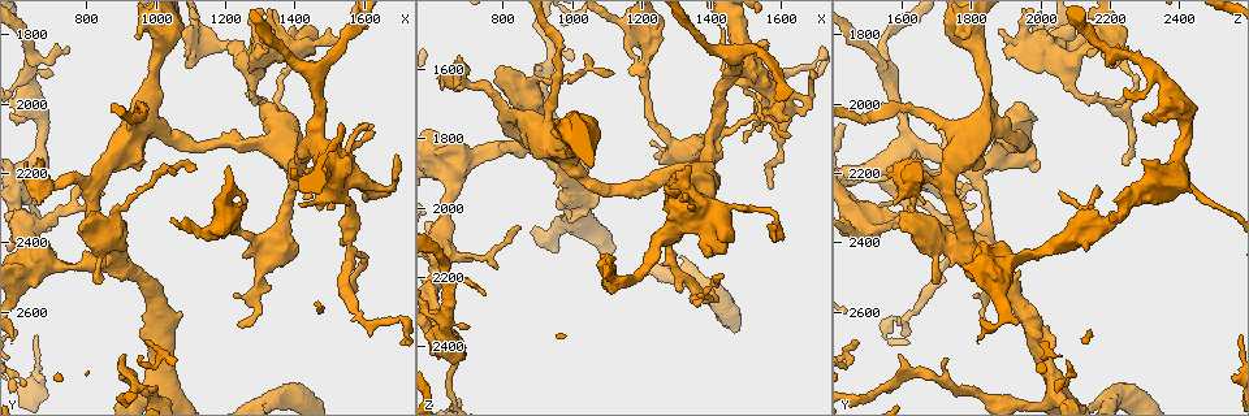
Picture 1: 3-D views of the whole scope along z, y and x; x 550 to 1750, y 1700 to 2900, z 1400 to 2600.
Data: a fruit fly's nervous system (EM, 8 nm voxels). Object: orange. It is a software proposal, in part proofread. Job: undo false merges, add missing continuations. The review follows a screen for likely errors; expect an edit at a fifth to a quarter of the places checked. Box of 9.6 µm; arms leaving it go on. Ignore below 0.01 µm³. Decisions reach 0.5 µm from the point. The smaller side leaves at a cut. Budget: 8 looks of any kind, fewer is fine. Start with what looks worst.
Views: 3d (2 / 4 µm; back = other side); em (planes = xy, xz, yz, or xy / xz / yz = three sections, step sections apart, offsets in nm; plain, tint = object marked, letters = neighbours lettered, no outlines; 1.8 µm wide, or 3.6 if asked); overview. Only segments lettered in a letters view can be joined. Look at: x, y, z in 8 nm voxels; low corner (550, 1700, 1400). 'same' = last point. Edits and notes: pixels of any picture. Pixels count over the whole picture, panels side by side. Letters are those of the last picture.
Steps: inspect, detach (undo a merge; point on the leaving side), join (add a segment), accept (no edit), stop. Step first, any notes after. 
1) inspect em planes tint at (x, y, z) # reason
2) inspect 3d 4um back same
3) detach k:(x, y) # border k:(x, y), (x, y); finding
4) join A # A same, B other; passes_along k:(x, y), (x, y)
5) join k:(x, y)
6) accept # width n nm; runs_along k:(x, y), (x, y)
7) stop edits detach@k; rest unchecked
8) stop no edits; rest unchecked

inspect em 3.6um xy step 4 tint at (1290, 1880, 1910) # an open end

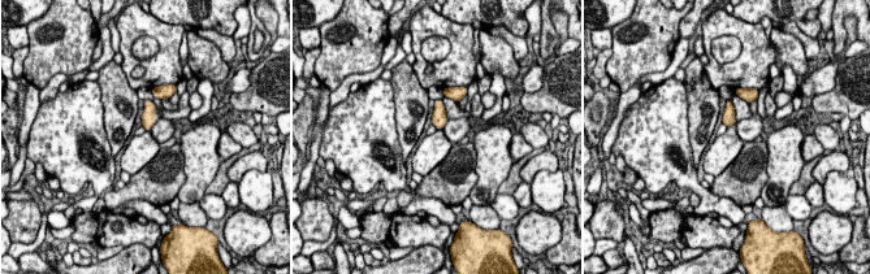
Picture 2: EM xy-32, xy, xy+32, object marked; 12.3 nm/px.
inspect em 3.6um planes letters same # another direction

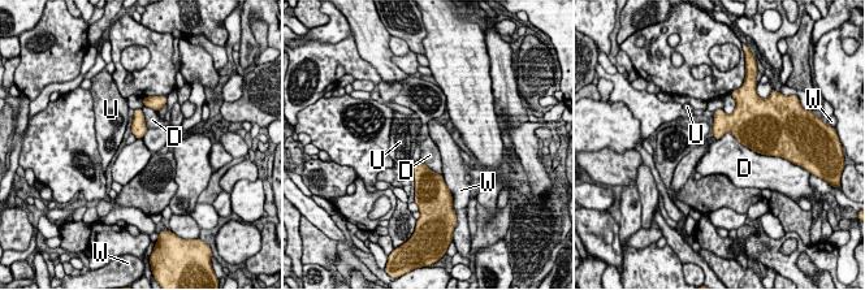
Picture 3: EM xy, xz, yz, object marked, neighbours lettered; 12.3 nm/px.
accept # D other, U other, W other; border 3:(718, 138), (730, 133), (764, 155); none of them fits

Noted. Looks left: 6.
inspect 3d 2um at (990, 2820, 1540) # an open end

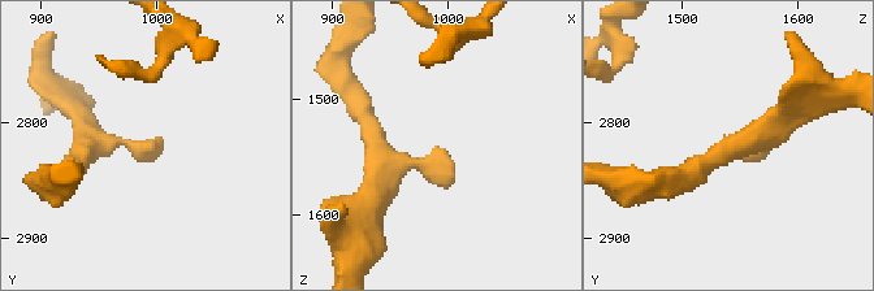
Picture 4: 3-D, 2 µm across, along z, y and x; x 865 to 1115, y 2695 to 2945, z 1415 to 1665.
inspect em xz step 8 tint at (998, 2818, 1540) # arm_widths 180, 220 nm; need the tissue

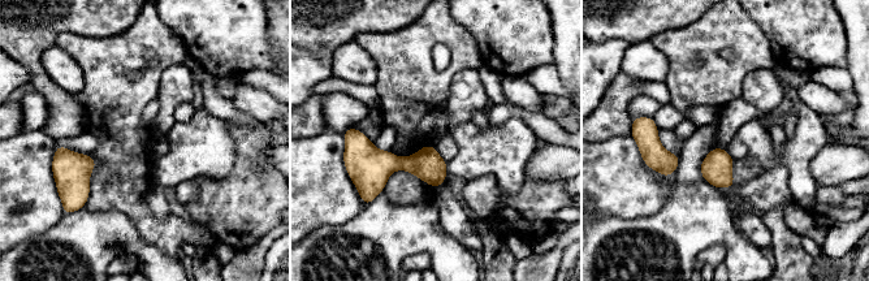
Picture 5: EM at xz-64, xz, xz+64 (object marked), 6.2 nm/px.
inspect em planes letters same

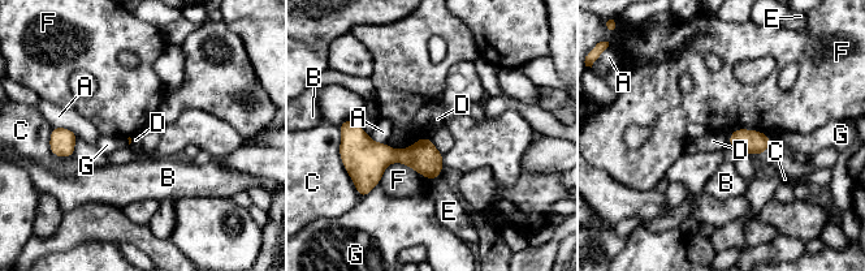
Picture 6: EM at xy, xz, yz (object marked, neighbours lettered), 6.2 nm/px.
accept # A other, B other, C other, D other, E other, F other, G other; border 6:(423, 136), (429, 138); no lettered segment goes on from it

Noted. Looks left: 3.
inspect em yz step 16 letters at (1550, 2140, 1720)

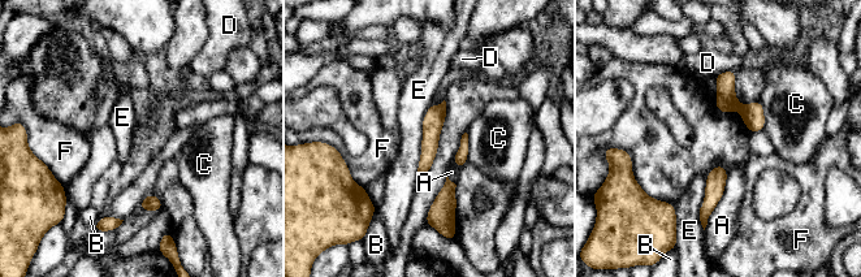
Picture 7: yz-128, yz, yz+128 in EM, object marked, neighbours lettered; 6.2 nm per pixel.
detach 7:(752, 113) # A other, B other, C other, D other, E other, F other; border 7:(743, 105), (740, 112); two neurons meet here

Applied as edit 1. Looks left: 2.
stop edits detach@7; rest unchecked

